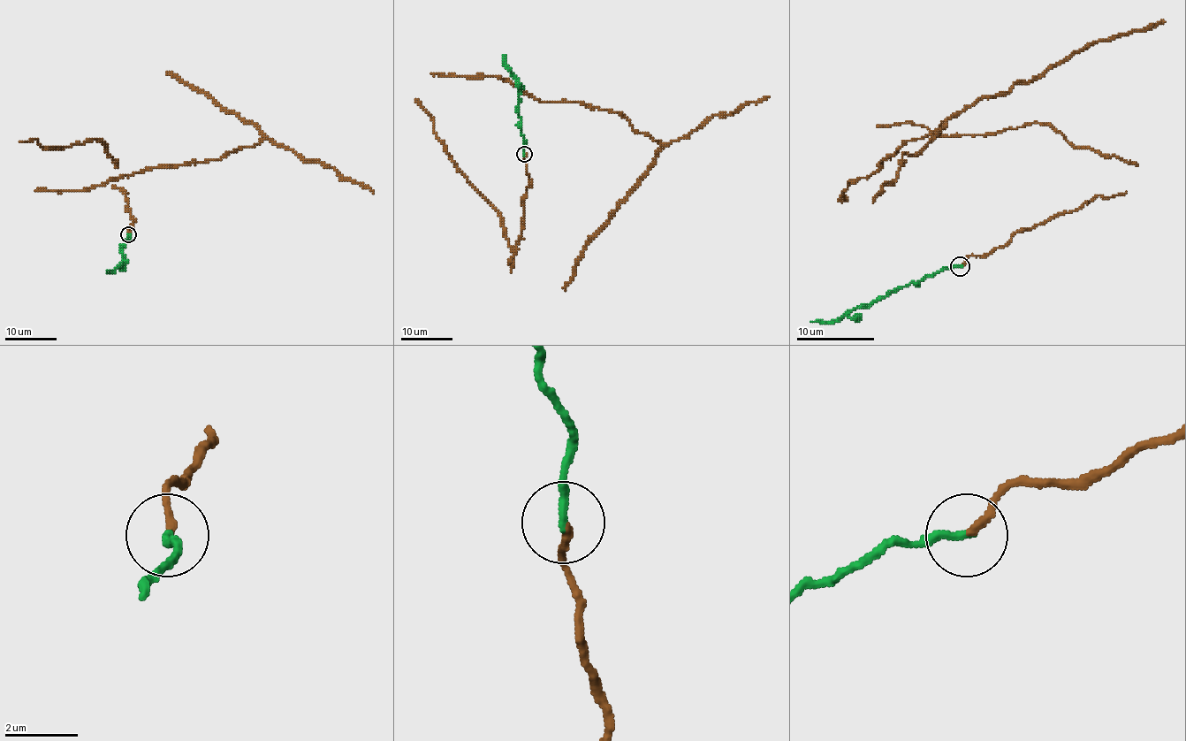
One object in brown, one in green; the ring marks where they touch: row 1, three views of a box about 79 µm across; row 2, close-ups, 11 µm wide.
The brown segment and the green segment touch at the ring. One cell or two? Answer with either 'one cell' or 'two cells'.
one cell

